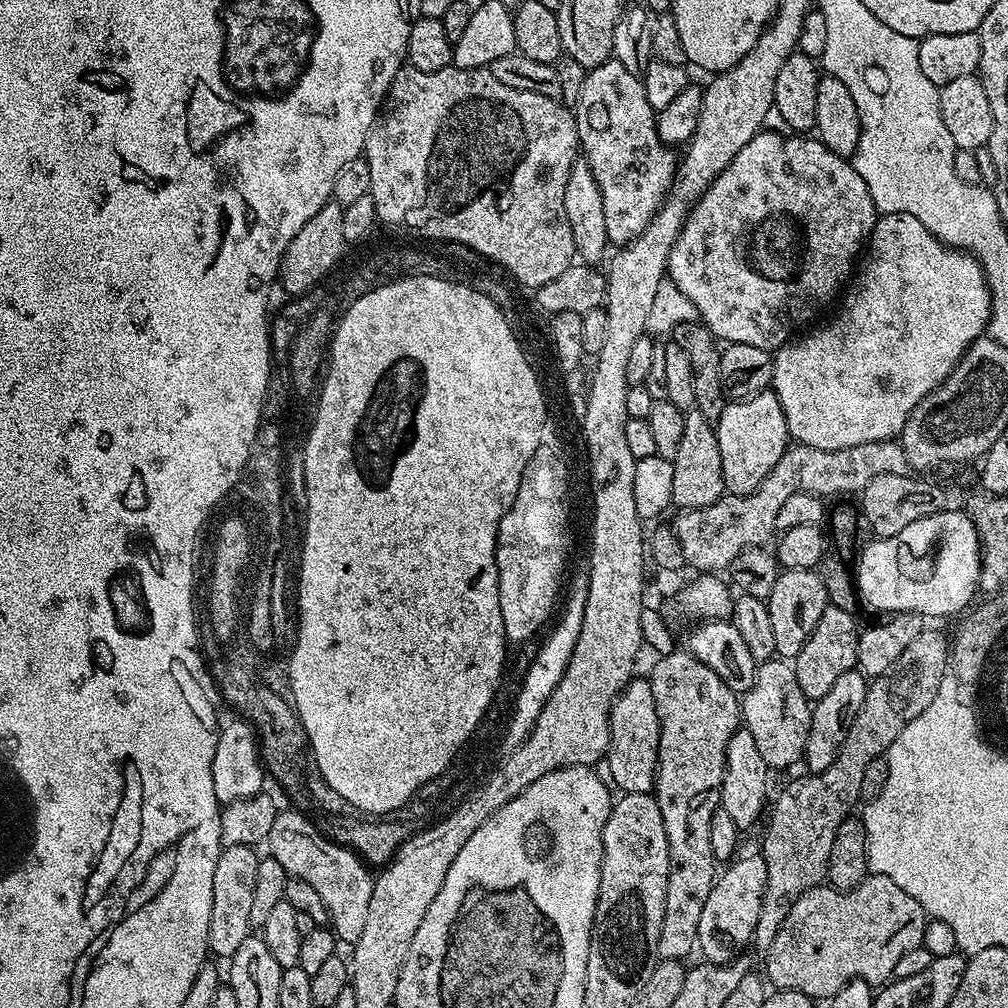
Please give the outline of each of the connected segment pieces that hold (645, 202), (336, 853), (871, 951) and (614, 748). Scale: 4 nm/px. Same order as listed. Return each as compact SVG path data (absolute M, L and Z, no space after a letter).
M609 58L605 64L587 69L582 82L582 94L574 105L576 129L580 139L582 156L602 190L602 210L606 213L606 234L612 246L631 244L641 236L644 228L656 216L664 203L678 169L678 156L675 156L669 145L663 144L656 129L656 111L646 102L644 81L639 76L630 74L622 62Z
M299 810L277 811L274 818L274 826L270 826L270 834L266 841L267 851L281 864L282 870L288 872L293 880L310 882L314 886L315 892L322 897L322 902L326 902L328 919L331 927L338 933L339 939L348 943L348 946L355 946L358 938L362 938L362 930L366 927L366 913L370 911L370 894L372 893L373 873L369 865L352 851L349 847L336 844L328 839L312 825L312 822Z
M869 874L849 892L840 892L831 886L808 888L802 898L798 898L798 902L790 906L790 914L786 914L782 930L774 934L774 942L770 942L766 950L765 956L768 957L764 960L763 971L766 973L767 983L776 990L801 992L817 1002L838 994L838 990L842 990L842 986L852 980L865 980L873 986L883 985L893 979L892 971L898 958L902 958L906 950L914 950L923 945L925 923L923 906L906 890L902 890L898 882L885 876Z
M647 679L636 680L624 685L617 699L612 702L610 730L612 737L608 743L607 775L612 775L611 783L625 792L652 792L656 787L656 766L659 764L660 719L656 713L656 703L651 683Z

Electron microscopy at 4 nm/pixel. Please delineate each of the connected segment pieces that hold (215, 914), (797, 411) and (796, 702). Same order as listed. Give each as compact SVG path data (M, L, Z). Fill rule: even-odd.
M253 846L221 847L218 866L214 866L214 906L210 906L208 946L211 955L230 958L253 931L250 909L254 899L254 878L261 857Z
M910 214L881 215L877 219L876 225L872 227L870 243L867 245L863 260L843 293L844 305L840 308L840 316L834 317L832 324L826 325L825 328L820 328L817 332L810 333L809 336L802 337L803 335L801 335L785 344L784 347L777 348L774 353L771 387L774 389L776 397L780 399L780 405L788 423L788 435L797 444L814 446L818 450L838 450L839 448L853 448L875 440L890 440L899 437L900 433L904 431L904 423L908 421L909 414L916 409L921 398L933 392L946 379L953 366L962 358L965 350L975 340L981 339L988 327L991 297L988 295L987 285L983 281L983 271L970 256L941 244L934 234L930 234L930 230L923 228L918 222L918 218L914 218Z
M787 659L765 660L756 669L754 682L742 696L742 720L754 734L754 742L769 769L800 764L810 734L813 705L798 686L796 669Z

